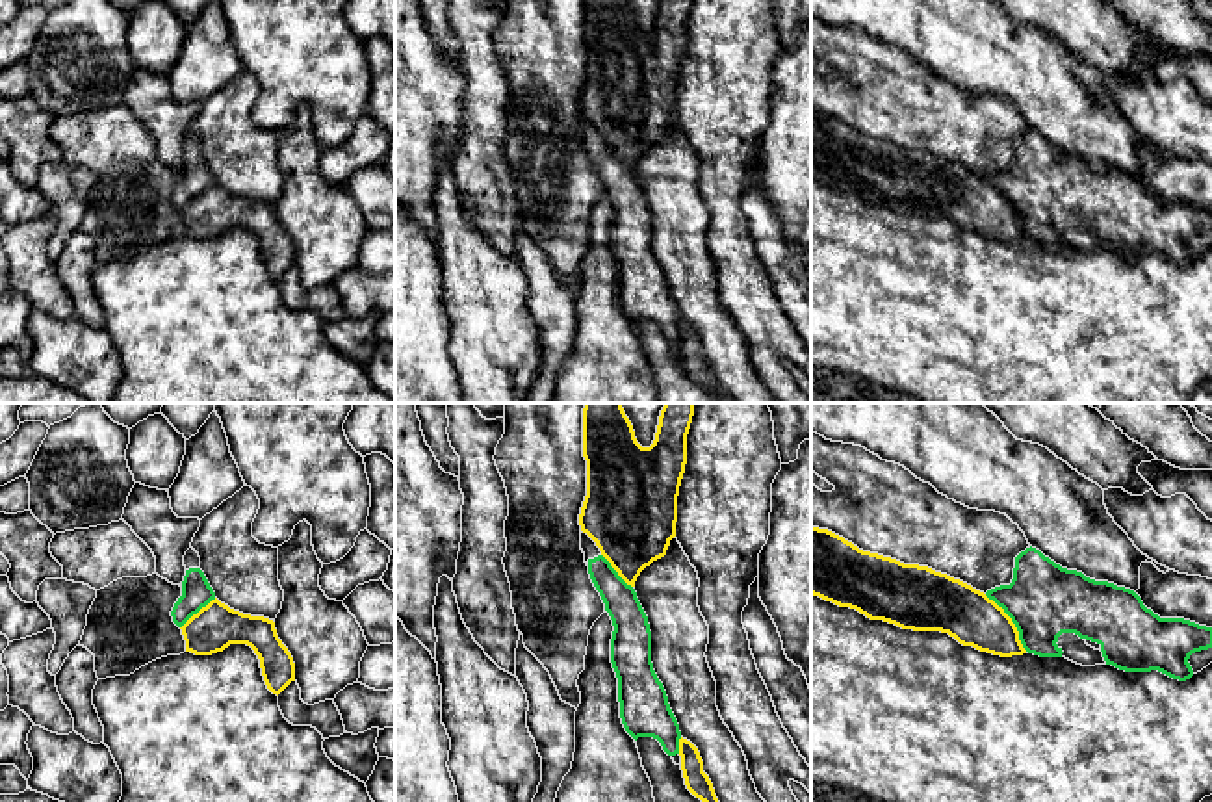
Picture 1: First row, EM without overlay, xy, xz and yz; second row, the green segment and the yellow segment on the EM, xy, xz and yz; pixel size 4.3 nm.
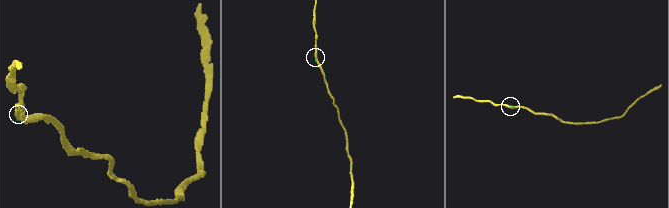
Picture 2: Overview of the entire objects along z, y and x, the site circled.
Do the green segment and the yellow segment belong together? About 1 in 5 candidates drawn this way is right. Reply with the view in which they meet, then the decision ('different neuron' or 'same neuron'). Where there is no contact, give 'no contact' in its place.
contact in yz; different neuron

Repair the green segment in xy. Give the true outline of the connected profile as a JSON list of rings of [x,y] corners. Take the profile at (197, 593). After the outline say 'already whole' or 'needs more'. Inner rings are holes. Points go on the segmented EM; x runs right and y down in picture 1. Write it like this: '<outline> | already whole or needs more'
[[[189,548],[184,555],[186,576],[182,581],[182,596],[174,603],[171,616],[173,622],[182,627],[193,614],[215,600],[215,592],[210,587],[204,572],[200,570],[199,553]]] | needs more

